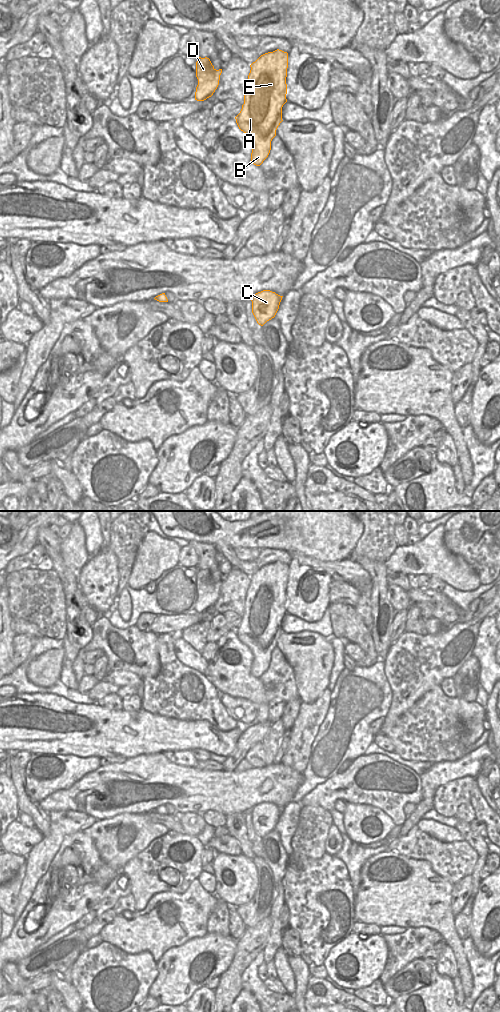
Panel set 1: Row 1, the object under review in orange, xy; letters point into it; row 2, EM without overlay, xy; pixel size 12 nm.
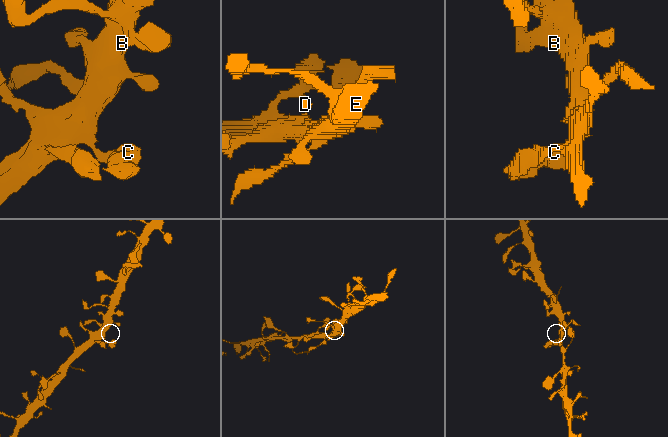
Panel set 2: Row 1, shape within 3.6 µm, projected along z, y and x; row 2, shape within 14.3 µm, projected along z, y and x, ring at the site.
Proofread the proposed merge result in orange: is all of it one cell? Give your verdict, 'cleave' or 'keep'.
keep

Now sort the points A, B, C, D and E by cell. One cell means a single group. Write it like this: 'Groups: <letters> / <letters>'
Groups: A B C D E

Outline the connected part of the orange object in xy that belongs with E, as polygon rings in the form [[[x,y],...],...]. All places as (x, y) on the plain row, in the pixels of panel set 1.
[[[279,561],[265,565],[253,574],[250,579],[251,582],[244,606],[244,616],[235,631],[239,641],[250,649],[254,657],[251,674],[256,678],[260,678],[268,669],[271,662],[271,653],[276,648],[276,642],[283,633],[282,619],[287,614],[288,565]]]

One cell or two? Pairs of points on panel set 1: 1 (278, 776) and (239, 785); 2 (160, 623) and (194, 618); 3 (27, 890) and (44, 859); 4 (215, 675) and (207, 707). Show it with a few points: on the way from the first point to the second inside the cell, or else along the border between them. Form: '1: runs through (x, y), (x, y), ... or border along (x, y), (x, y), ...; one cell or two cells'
1: runs through (268, 784), (249, 785); one cell
2: runs through (168, 623), (179, 623), (186, 620); one cell
3: runs through (29, 882), (36, 867); one cell
4: border along (204, 675), (220, 694); two cells

